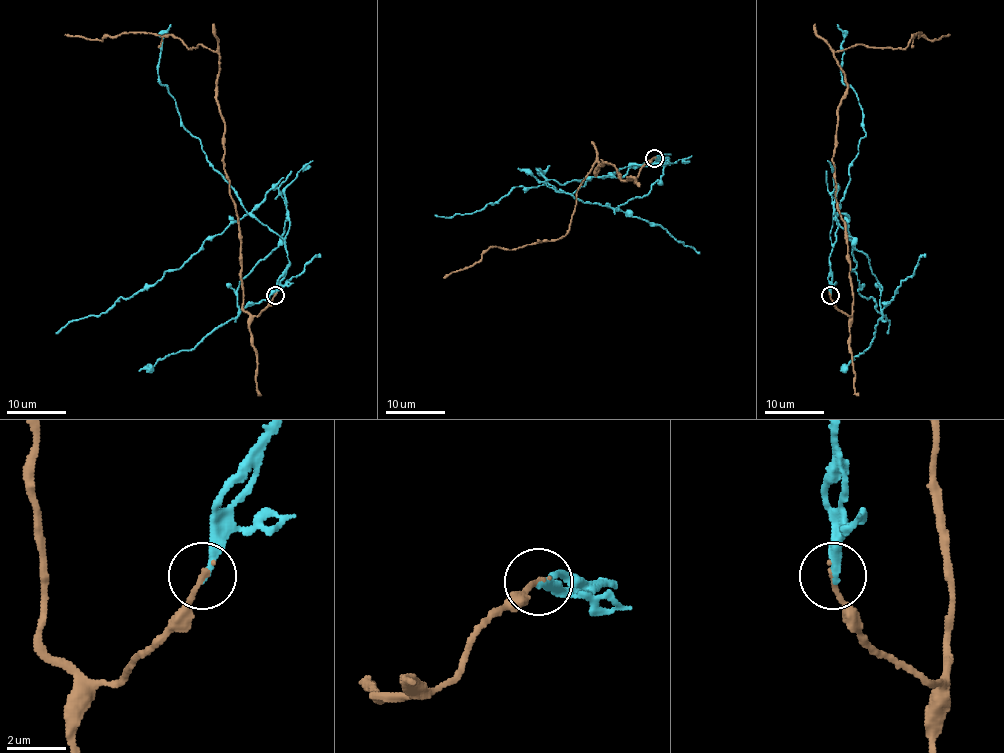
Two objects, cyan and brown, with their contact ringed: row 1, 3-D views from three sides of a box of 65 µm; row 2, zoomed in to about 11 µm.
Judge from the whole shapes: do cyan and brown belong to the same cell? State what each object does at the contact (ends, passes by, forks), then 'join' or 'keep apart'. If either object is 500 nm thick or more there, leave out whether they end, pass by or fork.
cyan ends there; brown ends there; keep apart

